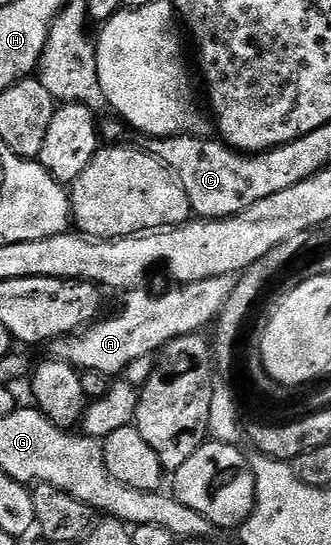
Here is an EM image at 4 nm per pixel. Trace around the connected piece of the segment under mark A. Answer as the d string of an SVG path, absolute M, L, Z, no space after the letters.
M232 275L208 277L204 281L171 286L171 291L166 291L163 295L156 296L155 299L146 292L146 289L135 289L123 298L126 300L123 301L122 308L119 311L114 311L111 315L103 314L85 329L73 335L65 335L63 339L53 340L48 347L50 349L49 354L53 358L63 359L66 363L71 363L73 367L78 368L79 372L95 371L101 375L111 377L121 376L118 374L129 363L134 363L137 359L144 358L145 355L151 354L150 356L153 356L176 337L192 335L209 328L217 320L218 314L224 309L228 297L232 297L235 282L235 276Z

